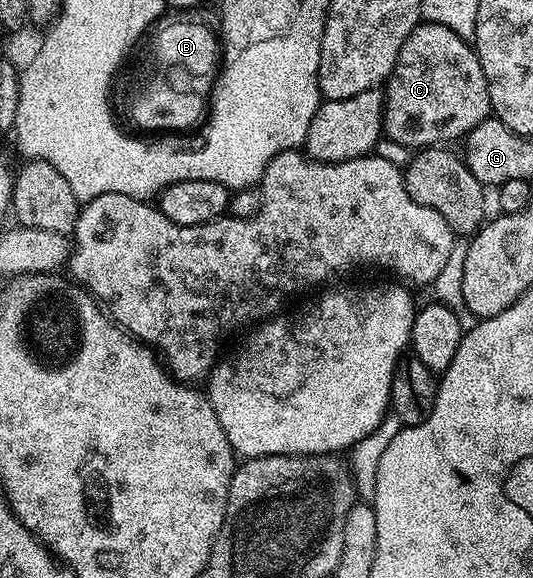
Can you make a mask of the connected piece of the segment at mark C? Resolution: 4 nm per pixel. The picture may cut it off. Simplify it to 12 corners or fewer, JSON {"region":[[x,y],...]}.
{"region":[[419,22],[384,84],[390,143],[425,149],[491,118],[473,46]]}

